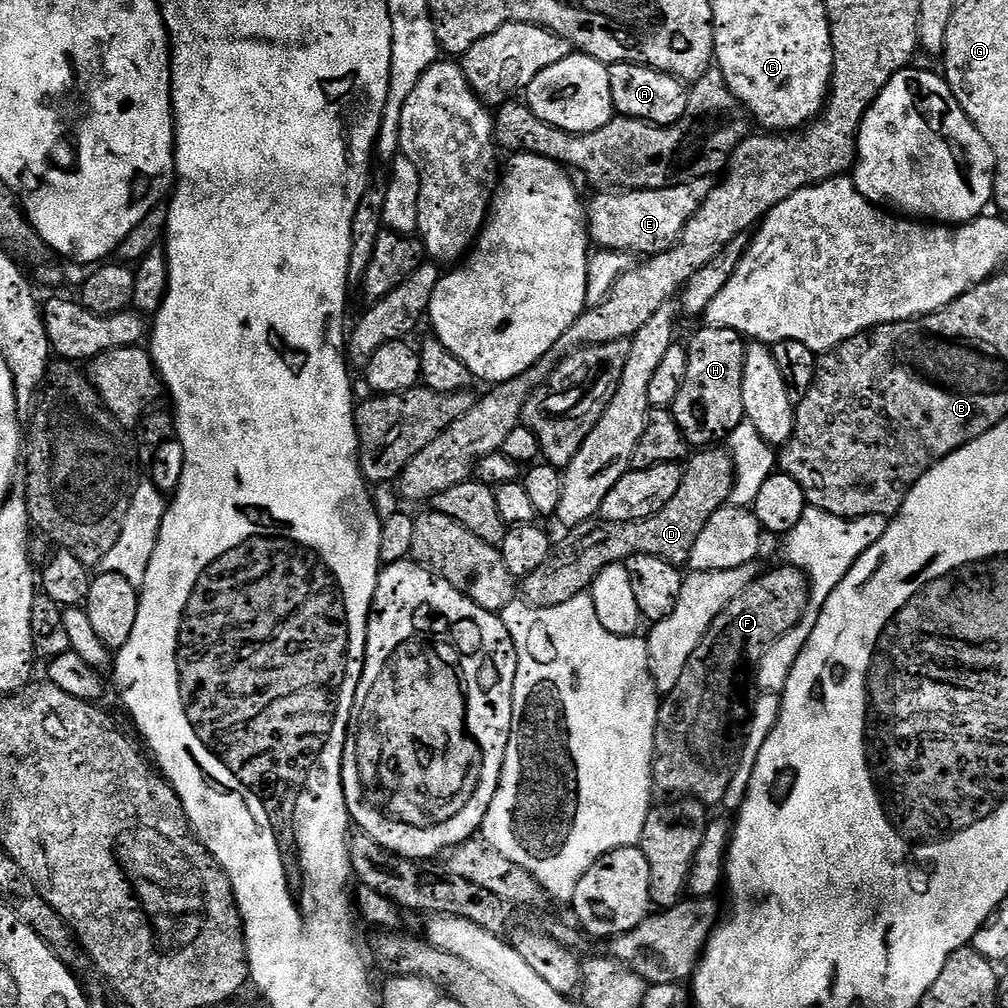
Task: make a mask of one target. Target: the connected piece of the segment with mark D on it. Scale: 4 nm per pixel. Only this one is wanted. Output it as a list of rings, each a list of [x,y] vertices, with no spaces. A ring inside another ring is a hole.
[[[708,446],[691,457],[684,468],[684,481],[678,486],[678,494],[645,520],[638,522],[606,522],[599,518],[587,520],[571,529],[564,541],[557,543],[552,553],[534,570],[534,574],[523,577],[522,599],[534,608],[562,606],[570,598],[585,595],[592,587],[592,580],[611,564],[625,563],[631,556],[654,554],[677,566],[687,565],[690,550],[698,542],[698,534],[706,530],[706,522],[720,508],[731,501],[736,486],[736,464],[732,453],[720,446]]]

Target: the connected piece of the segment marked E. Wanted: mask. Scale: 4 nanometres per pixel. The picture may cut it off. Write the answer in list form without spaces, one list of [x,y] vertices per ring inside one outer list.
[[[699,176],[696,180],[691,180],[685,184],[671,184],[669,188],[659,188],[658,190],[600,190],[595,193],[596,197],[586,204],[586,227],[588,229],[588,239],[597,249],[610,252],[622,252],[633,254],[641,252],[641,257],[647,258],[657,256],[660,252],[665,252],[680,239],[682,230],[690,218],[702,206],[714,186],[713,181],[707,176]]]

